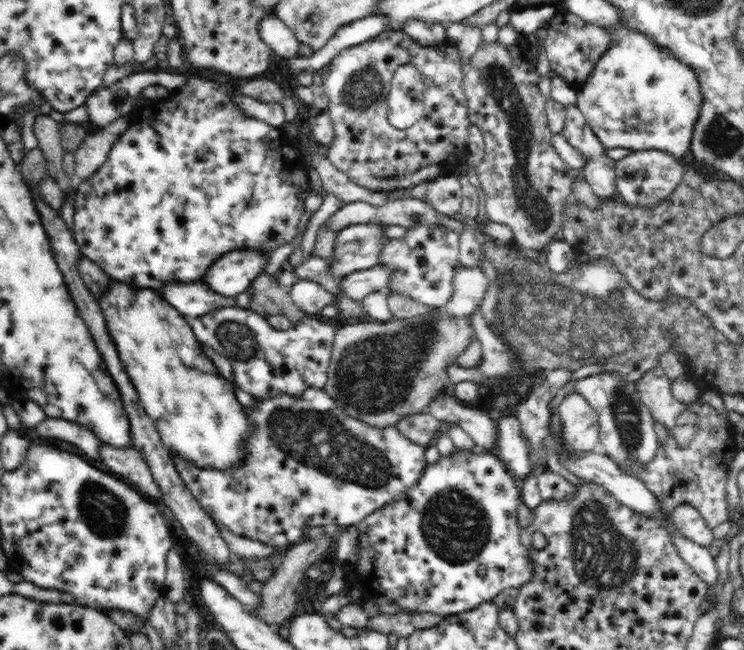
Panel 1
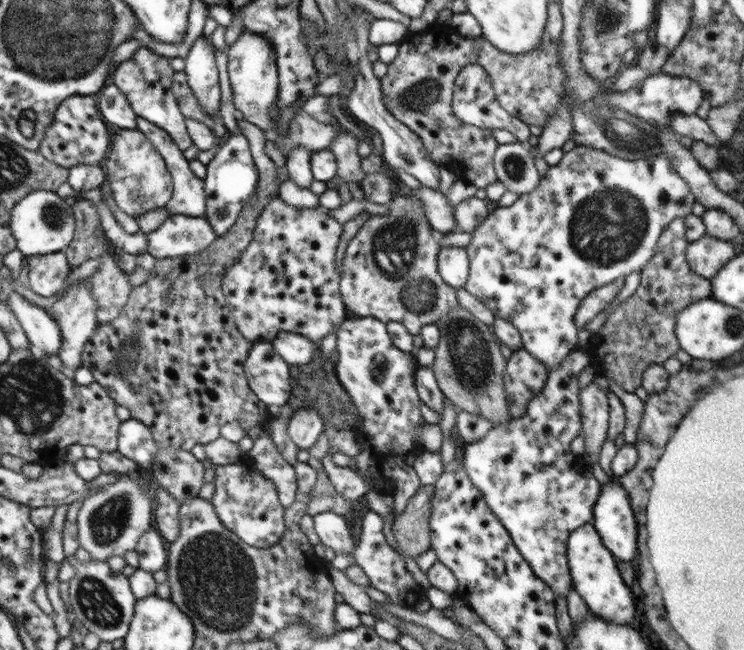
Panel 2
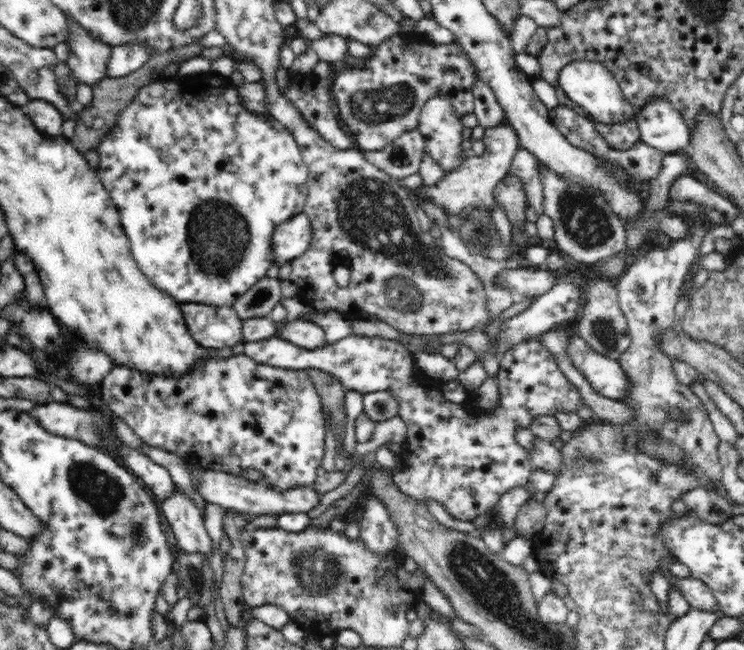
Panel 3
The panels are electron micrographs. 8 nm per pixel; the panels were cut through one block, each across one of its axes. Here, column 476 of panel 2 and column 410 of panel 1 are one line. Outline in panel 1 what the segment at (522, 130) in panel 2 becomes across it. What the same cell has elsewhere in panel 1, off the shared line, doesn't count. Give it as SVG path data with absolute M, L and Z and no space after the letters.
M412 65L396 69L387 94L387 120L398 130L410 128L424 113L424 80Z

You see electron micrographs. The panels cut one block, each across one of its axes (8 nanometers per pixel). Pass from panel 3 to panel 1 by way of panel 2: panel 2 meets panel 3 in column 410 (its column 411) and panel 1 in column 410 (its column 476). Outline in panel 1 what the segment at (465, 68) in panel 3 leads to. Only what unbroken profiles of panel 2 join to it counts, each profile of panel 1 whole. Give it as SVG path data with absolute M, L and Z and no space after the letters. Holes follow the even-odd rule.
M386 31L371 40L342 50L321 68L317 77L320 79L323 92L329 97L326 113L335 132L332 142L328 145L327 158L358 186L372 192L392 191L399 187L409 190L456 171L458 165L466 159L466 141L471 124L466 95L462 88L463 70L460 53L454 44L424 47L403 31ZM402 65L412 65L420 71L425 84L425 109L423 117L410 128L398 130L387 120L387 94L396 69Z

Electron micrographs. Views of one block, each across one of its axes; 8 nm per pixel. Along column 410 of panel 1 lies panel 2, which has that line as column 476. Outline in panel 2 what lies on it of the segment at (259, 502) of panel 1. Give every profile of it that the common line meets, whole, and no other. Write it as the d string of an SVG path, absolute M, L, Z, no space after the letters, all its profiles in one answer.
M578 347L572 350L571 353L563 360L563 364L556 370L549 371L546 385L542 388L542 391L537 392L536 397L530 400L528 403L528 409L526 413L519 418L509 420L508 422L500 423L489 430L489 433L481 439L481 441L474 441L468 443L465 452L459 452L460 455L465 454L463 457L463 465L471 478L472 484L480 490L483 494L484 500L488 503L488 508L492 510L492 514L500 520L500 524L508 531L508 534L512 537L516 548L520 551L520 554L524 557L524 560L532 567L534 574L541 578L552 590L555 596L567 596L571 592L571 586L573 586L572 577L569 571L569 564L567 559L567 540L571 532L580 528L580 526L588 523L593 523L593 509L594 503L601 493L601 485L598 480L591 474L591 466L583 463L578 456L575 456L571 450L571 442L579 436L581 427L581 415L580 415L580 402L579 393L581 387L579 386L578 376L582 371L591 364L591 360L594 354L589 350Z

